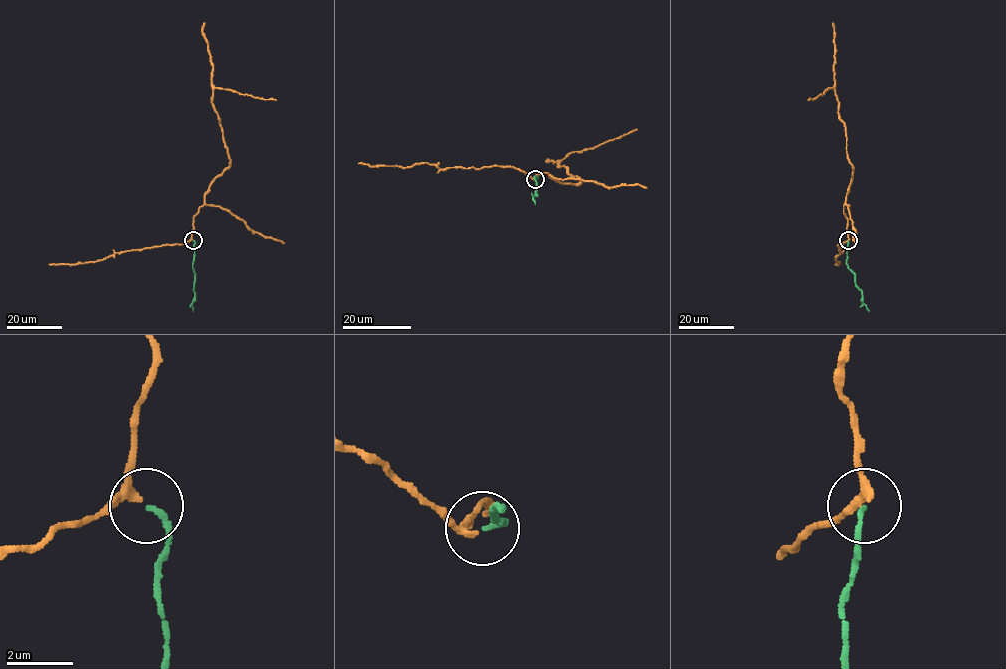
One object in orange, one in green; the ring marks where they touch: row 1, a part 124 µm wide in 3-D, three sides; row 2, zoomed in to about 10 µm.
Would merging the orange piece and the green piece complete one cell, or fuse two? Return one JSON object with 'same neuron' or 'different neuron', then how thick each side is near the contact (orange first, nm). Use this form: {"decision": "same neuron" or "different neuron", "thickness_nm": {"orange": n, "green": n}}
{"decision": "same neuron", "thickness_nm": {"orange": 200, "green": 140}}

